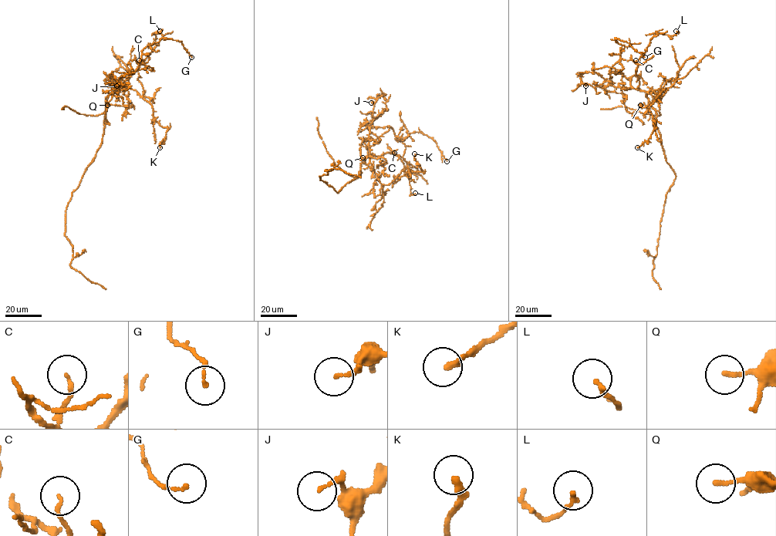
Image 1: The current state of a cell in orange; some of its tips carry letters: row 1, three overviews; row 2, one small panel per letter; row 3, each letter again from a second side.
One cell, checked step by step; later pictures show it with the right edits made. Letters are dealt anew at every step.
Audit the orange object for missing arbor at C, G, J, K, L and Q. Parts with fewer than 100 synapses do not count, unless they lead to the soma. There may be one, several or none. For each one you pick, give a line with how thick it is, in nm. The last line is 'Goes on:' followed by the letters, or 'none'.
Goes on: none

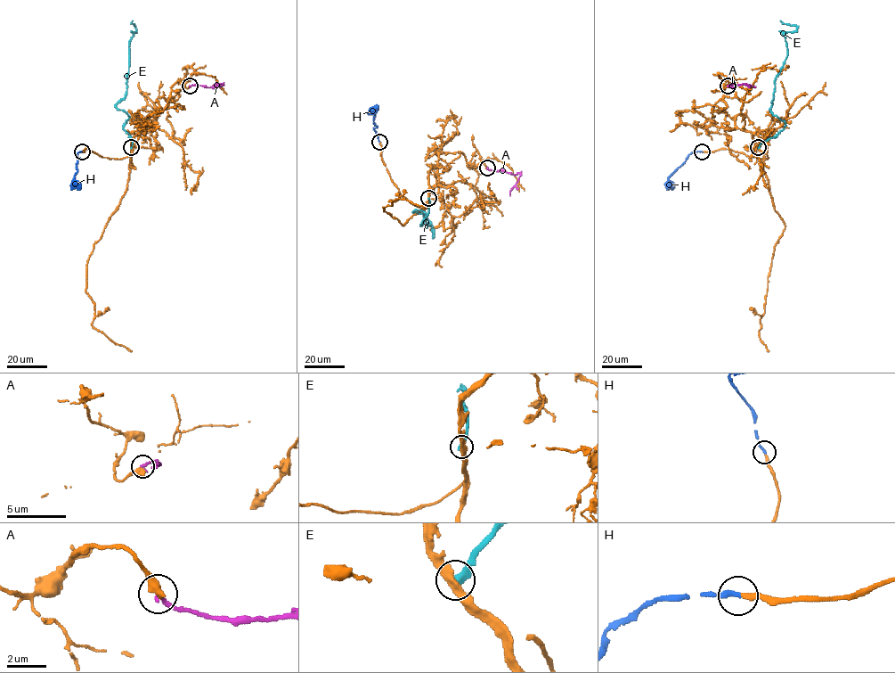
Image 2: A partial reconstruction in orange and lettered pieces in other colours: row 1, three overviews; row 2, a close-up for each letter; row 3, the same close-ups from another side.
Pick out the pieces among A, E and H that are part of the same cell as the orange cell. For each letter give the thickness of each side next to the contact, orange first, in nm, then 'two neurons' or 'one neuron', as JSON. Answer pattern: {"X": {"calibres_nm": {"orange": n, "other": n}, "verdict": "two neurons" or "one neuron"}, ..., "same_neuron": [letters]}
{"A": {"calibres_nm": {"orange": 480, "other": 220}, "verdict": "two neurons"}, "E": {"calibres_nm": {"orange": 360, "other": 440}, "verdict": "two neurons"}, "H": {"calibres_nm": {"orange": 260, "other": 260}, "verdict": "one neuron"}, "same_neuron": ["H"]}

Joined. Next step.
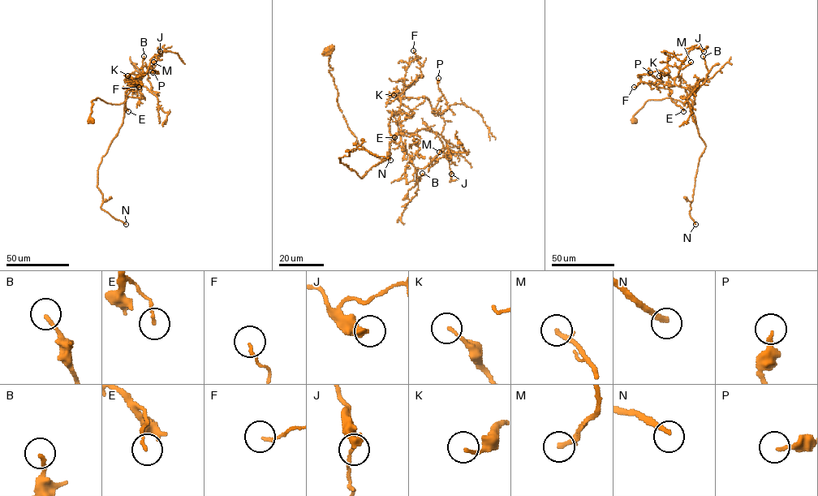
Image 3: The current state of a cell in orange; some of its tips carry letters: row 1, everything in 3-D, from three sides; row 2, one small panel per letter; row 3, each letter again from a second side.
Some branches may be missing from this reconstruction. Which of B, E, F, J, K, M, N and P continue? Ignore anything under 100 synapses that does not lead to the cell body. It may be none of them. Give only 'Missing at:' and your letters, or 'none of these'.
Missing at: N

